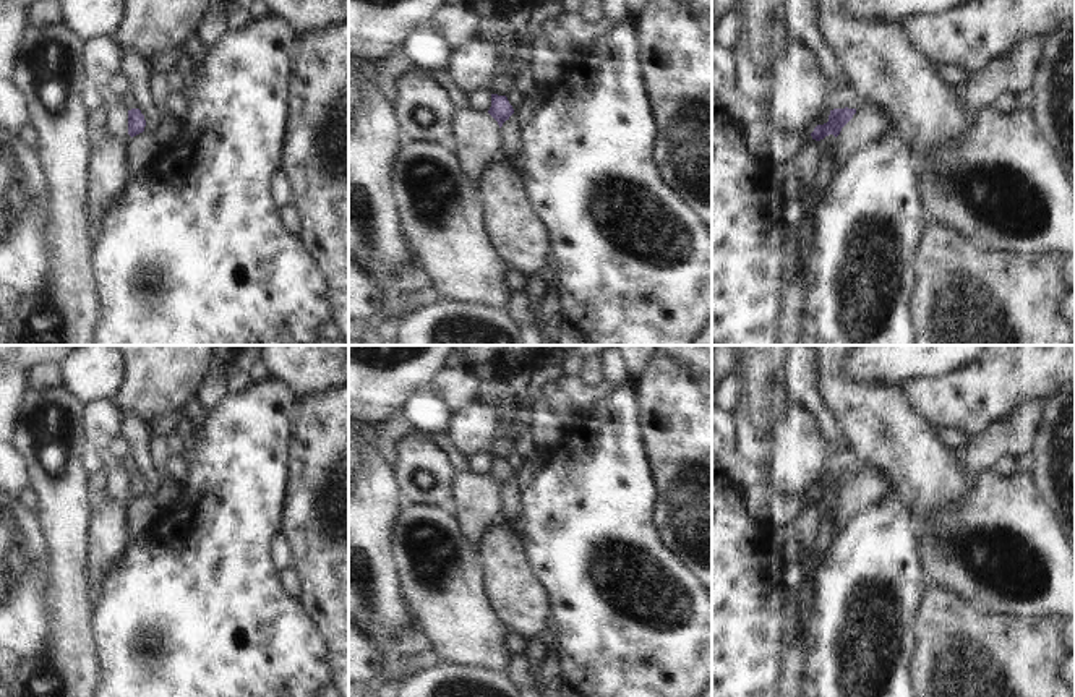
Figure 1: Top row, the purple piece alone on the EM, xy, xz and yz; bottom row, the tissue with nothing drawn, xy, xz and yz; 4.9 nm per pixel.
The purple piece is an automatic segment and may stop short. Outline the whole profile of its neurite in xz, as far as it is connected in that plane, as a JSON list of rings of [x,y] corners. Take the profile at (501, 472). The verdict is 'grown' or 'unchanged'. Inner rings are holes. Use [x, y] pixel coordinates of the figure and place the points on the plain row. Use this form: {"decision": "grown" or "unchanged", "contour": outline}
{"decision": "unchanged", "contour": [[[491,457],[491,470],[488,477],[498,485],[499,491],[514,477],[506,459]]]}

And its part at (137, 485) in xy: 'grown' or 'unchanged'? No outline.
unchanged

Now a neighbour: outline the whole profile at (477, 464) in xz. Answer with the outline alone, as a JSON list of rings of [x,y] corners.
[[[490,454],[472,455],[465,459],[462,465],[469,468],[472,473],[488,475],[491,470],[491,455]]]

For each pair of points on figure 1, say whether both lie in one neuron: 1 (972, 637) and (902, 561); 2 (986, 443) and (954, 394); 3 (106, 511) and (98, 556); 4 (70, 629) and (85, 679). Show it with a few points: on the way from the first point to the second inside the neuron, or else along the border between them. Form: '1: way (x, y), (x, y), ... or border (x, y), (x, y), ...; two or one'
1: border (925, 589), (915, 628); two
2: border (1012, 412), (975, 438); two
3: way (106, 522), (106, 545); one
4: way (70, 642), (72, 667); one

